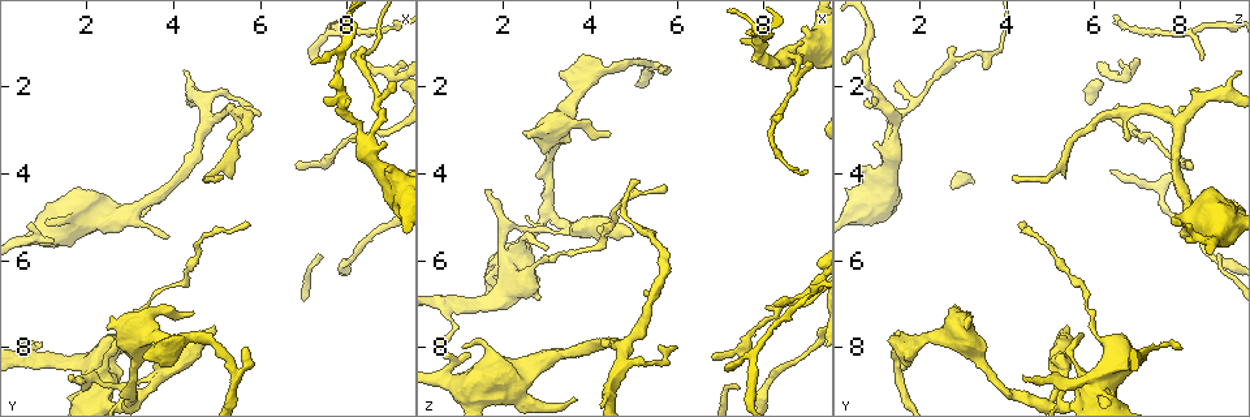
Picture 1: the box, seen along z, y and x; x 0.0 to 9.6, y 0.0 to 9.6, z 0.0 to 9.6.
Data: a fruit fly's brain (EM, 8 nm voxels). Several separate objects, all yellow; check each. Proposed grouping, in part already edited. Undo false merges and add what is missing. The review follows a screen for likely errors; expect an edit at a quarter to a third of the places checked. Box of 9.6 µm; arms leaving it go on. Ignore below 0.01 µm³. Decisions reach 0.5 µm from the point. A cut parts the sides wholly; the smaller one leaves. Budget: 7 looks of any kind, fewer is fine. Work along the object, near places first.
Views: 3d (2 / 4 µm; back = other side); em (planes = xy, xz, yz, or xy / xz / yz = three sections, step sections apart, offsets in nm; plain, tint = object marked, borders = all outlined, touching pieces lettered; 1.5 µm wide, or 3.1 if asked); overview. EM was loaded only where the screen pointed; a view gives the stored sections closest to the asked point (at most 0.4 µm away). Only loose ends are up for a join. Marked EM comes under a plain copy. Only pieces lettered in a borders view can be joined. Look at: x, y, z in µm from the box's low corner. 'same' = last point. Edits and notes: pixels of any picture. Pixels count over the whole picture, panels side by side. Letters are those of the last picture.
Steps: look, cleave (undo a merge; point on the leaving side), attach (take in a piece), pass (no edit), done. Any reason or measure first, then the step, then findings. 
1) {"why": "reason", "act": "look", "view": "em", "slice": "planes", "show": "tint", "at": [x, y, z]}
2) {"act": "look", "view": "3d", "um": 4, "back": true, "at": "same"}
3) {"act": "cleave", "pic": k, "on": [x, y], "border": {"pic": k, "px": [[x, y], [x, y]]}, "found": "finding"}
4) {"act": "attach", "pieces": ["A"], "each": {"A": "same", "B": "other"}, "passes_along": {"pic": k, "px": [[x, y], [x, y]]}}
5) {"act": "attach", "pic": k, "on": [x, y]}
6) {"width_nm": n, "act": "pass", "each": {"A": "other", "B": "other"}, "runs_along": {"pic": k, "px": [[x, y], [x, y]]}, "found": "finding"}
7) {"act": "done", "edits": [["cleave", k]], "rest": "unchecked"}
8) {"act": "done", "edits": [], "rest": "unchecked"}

{"why": "free end", "act": "look", "view": "em", "slice": "planes", "show": "borders", "at": [1.60, 8.70, 4.35]}

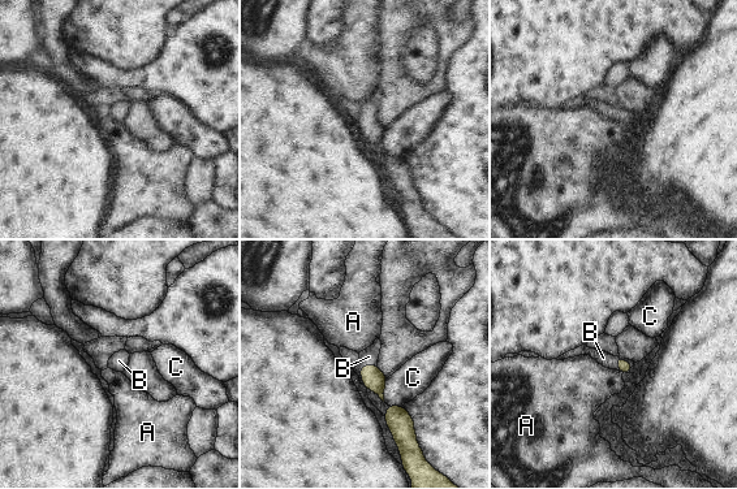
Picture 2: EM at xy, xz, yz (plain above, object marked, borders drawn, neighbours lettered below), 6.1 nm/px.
{"act": "attach", "pieces": ["B"], "each": {"A": "other", "B": "same", "C": "other"}, "passes_along": {"pic": 2, "px": [[373, 377], [361, 368], [369, 356]]}, "found": "the cell continues"}

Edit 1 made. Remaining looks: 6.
{"why": "an open end", "act": "look", "view": "em", "slice": "planes", "show": "borders", "at": [2.60, 7.25, 3.10]}

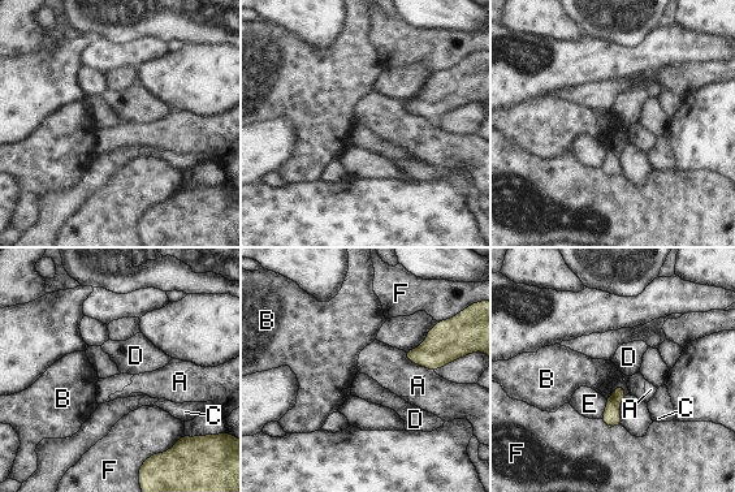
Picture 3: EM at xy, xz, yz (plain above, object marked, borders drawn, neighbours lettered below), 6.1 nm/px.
{"act": "pass", "each": {"A": "other", "B": "other", "C": "other", "D": "other", "E": "other", "F": "other"}, "border": {"pic": 3, "px": [[403, 352], [410, 361], [433, 371]]}, "found": "none of them fits"}

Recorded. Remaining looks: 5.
{"why": "an open end", "act": "look", "view": "em", "slice": "planes", "show": "tint", "at": [5.20, 3.20, 6.70]}

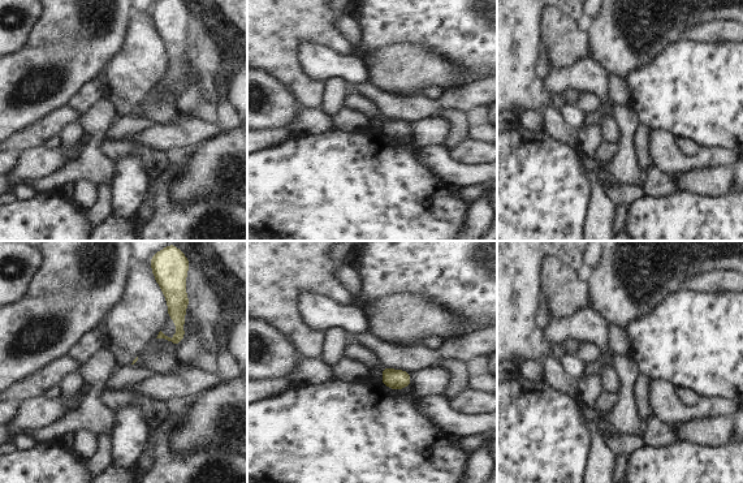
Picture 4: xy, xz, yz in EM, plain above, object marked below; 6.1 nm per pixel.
{"why": "see the neighbours", "act": "look", "view": "em", "slice": "planes", "show": "borders", "at": "same"}

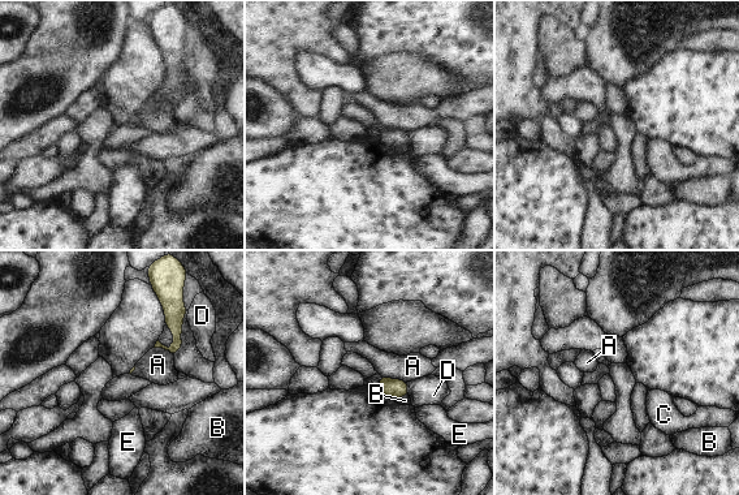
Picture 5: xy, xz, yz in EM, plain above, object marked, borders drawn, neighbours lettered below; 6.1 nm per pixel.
{"act": "pass", "each": {"A": "other", "B": "other", "C": "other", "D": "other", "E": "other"}, "found": "none of them fits"}

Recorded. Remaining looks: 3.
{"act": "done", "edits": [["attach", 2]], "rest": "unchecked"}

